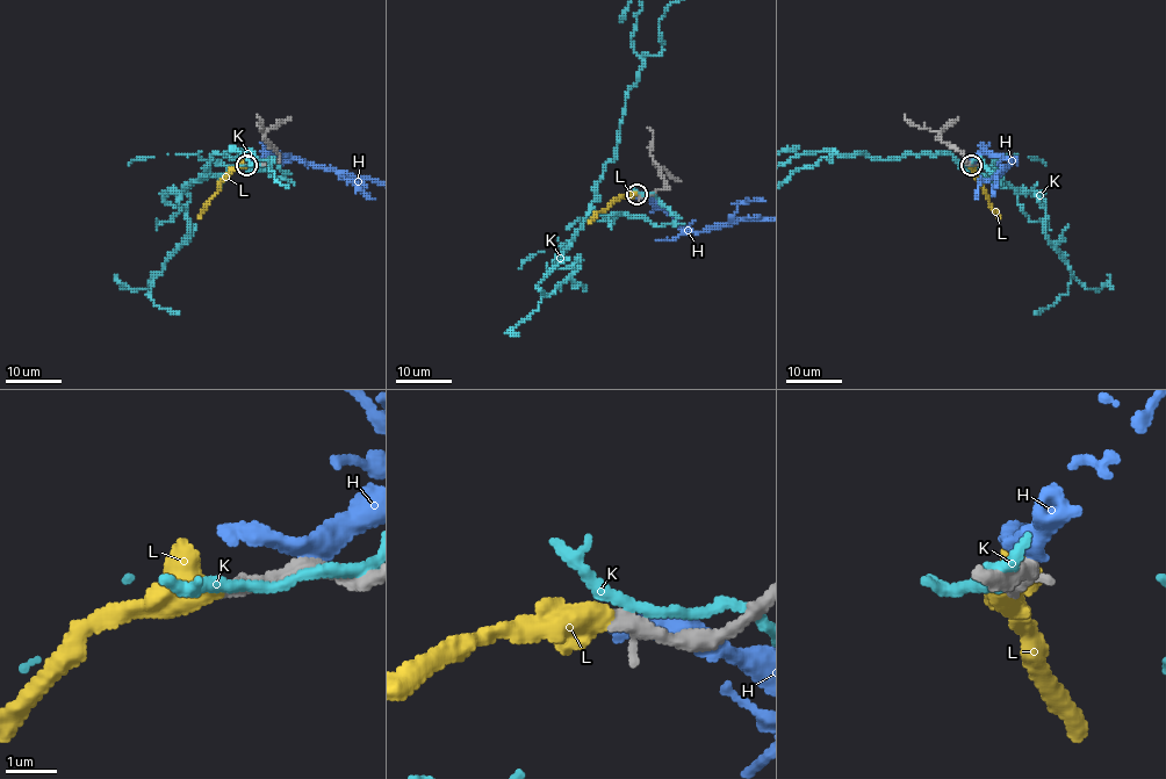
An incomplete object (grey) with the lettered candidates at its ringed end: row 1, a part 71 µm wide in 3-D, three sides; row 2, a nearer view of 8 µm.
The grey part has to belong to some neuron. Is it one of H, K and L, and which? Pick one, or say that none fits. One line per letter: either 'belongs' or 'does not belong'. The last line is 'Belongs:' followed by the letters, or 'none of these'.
H: does not belong
K: does not belong
L: belongs
Belongs: L

